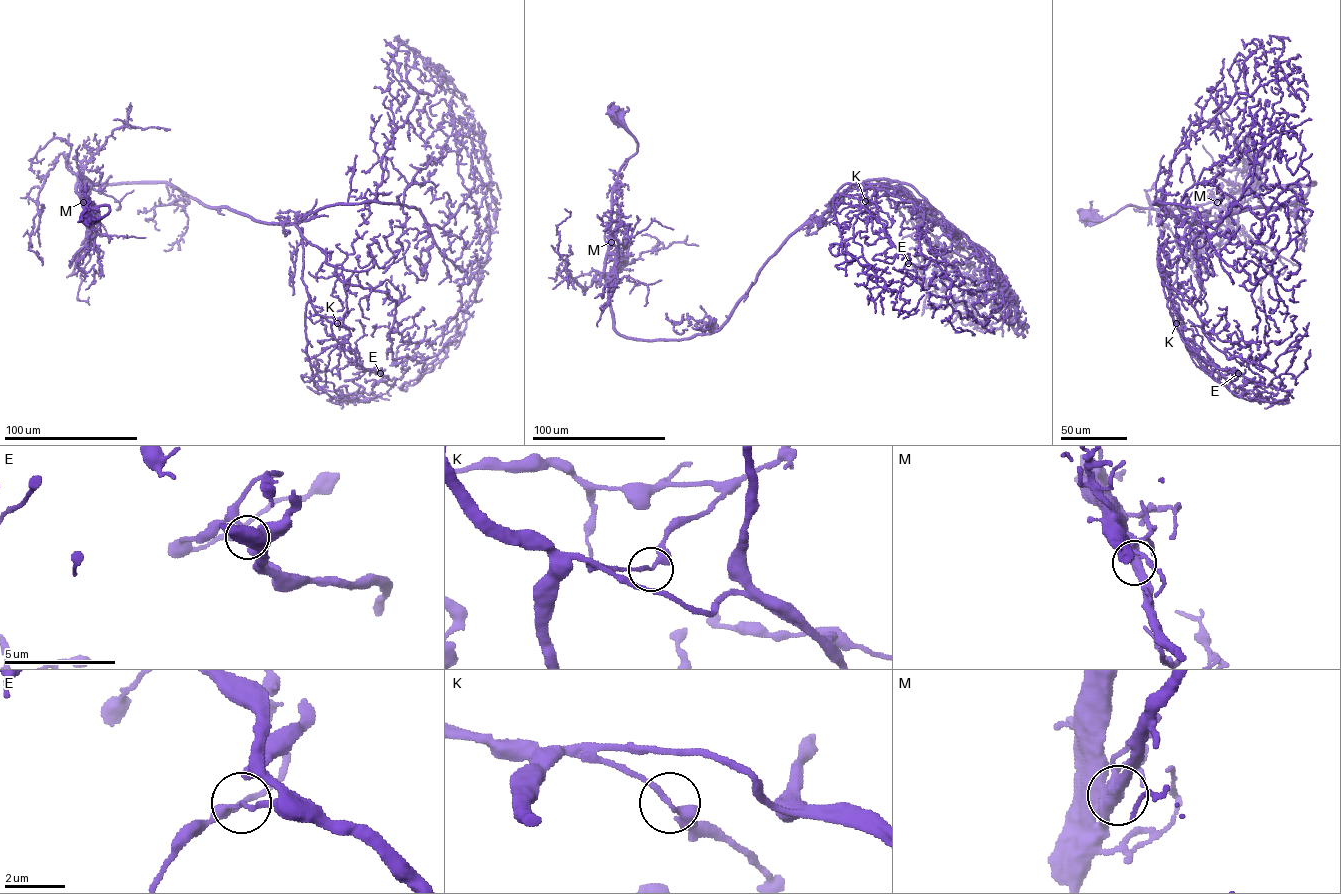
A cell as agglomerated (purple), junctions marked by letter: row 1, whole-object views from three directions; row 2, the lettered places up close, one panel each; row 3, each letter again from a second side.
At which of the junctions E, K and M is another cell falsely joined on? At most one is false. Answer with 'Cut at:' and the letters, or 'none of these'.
Cut at: E

